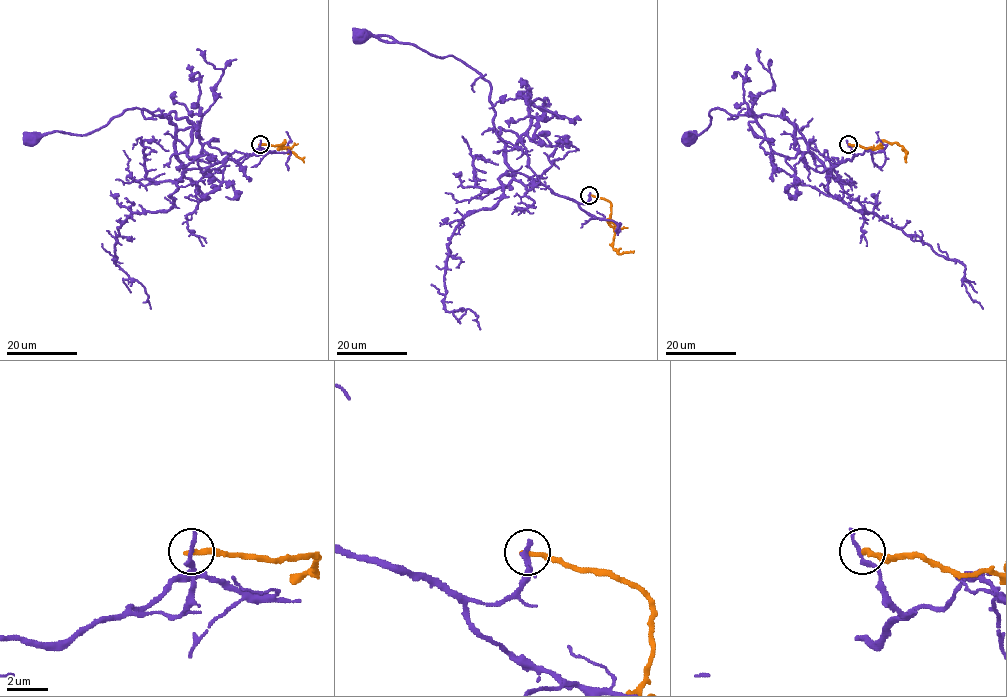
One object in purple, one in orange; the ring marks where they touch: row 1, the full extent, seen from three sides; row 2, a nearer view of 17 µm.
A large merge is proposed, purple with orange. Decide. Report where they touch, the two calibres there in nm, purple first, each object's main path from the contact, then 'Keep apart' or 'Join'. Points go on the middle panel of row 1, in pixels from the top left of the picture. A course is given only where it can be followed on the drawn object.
Place: (589, 195). Thickness 240 nm (purple) against 280 nm. Course of purple: (589, 195), (580, 204), (554, 194), (506, 162), (491, 84), (476, 71), (453, 56), (361, 36). Course of orange: (589, 195), (604, 198), (610, 203), (608, 222), (615, 230), (613, 247), (619, 253), (633, 251). Keep apart

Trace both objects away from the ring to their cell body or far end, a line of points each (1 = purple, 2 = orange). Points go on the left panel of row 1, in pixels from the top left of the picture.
1: (260, 144), (257, 155), (187, 168), (165, 113), (138, 108), (85, 135), (52, 131), (32, 139)
2: (260, 144), (282, 148), (278, 148), (285, 141), (283, 145), (304, 162)

